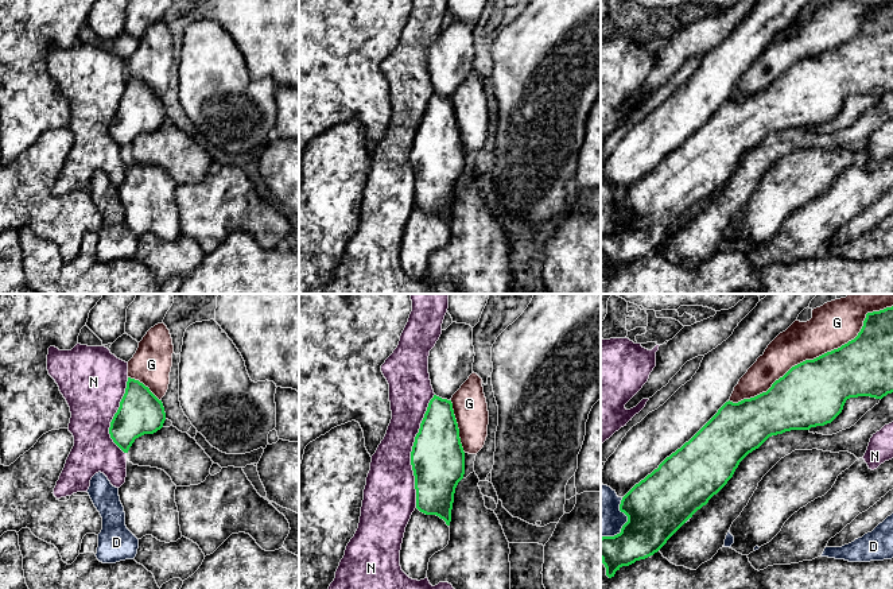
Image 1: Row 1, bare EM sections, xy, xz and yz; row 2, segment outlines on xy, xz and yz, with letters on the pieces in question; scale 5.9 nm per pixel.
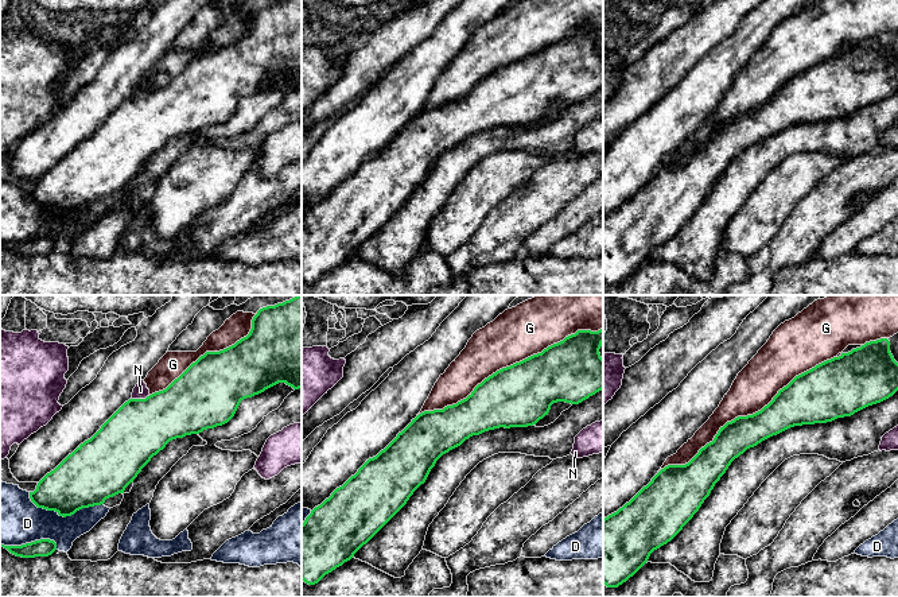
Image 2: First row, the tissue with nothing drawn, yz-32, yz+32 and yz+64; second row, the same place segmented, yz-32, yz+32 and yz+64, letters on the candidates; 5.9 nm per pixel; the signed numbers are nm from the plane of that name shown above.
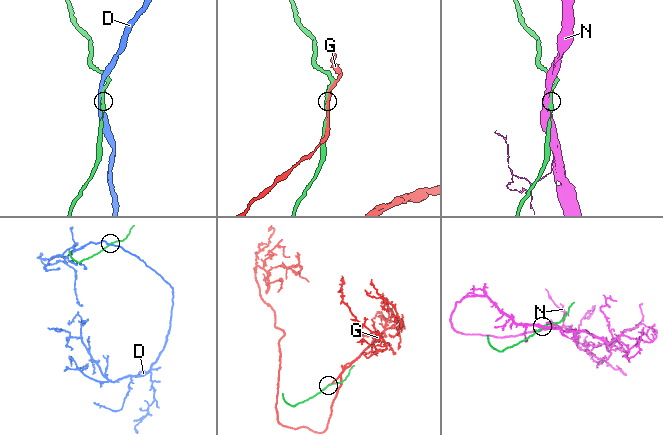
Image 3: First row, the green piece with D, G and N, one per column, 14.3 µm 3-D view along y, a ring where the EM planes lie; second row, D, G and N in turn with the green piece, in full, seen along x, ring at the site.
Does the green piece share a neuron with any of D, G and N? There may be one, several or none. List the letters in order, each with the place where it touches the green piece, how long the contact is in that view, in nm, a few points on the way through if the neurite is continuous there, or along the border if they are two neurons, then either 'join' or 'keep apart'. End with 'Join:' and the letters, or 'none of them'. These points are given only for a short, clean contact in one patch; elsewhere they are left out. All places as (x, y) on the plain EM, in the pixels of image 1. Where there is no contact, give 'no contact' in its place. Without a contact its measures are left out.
D: contact yz (624, 223); length 280 nm; keep apart
G: contact yz (816, 55); length 1150 nm; keep apart
N: contact xz (412, 148); length 700 nm; keep apart
Join: none of them

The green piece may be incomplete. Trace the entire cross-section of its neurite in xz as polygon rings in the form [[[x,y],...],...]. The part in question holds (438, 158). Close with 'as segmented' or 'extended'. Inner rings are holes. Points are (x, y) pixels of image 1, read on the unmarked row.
[[[436,93],[430,98],[411,150],[415,174],[416,206],[426,213],[436,213],[450,224],[454,191],[465,173],[465,150],[451,98]]]; as segmented

